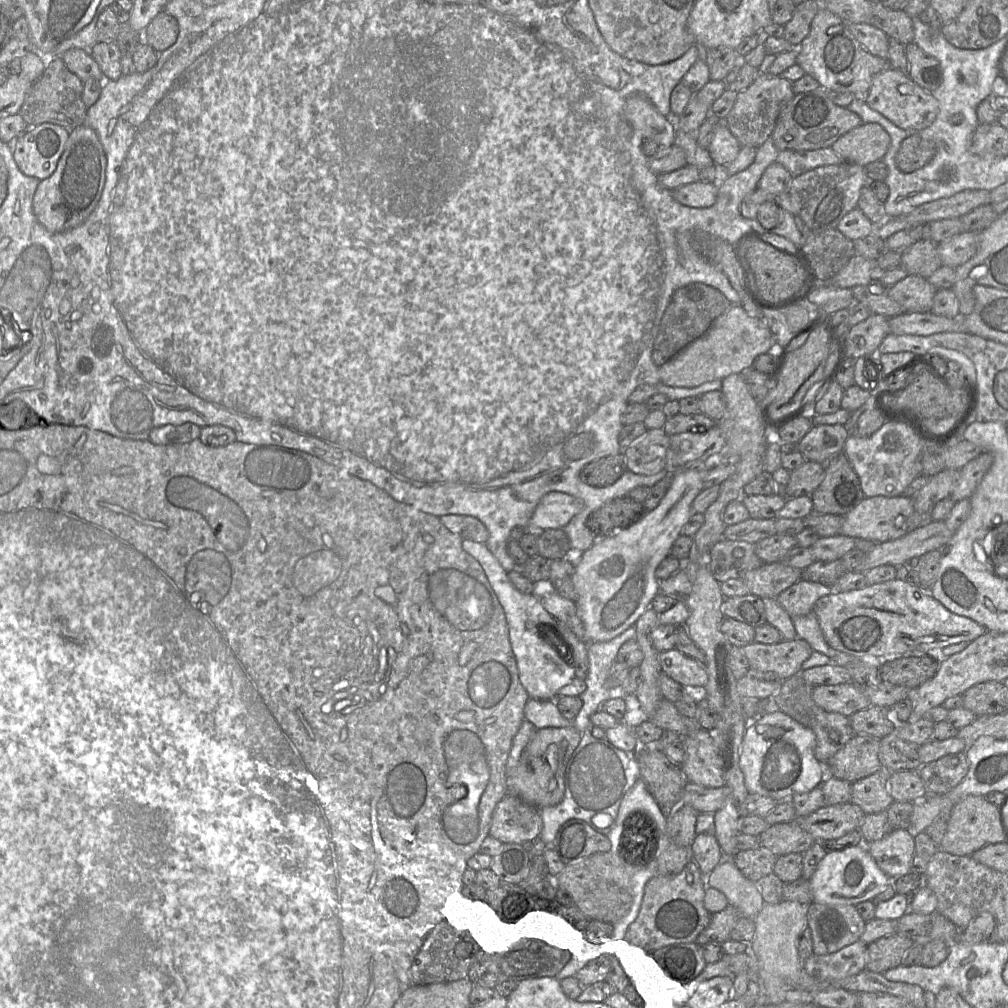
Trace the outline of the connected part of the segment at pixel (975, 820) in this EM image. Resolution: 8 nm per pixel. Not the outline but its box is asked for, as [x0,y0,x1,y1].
[938,795,1003,856]

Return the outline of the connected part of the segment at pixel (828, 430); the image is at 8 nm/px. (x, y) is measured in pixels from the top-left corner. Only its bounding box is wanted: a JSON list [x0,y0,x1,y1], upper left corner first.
[797,424,849,464]

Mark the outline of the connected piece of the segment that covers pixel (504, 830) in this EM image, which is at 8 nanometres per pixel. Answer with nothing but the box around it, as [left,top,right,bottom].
[488,793,541,844]

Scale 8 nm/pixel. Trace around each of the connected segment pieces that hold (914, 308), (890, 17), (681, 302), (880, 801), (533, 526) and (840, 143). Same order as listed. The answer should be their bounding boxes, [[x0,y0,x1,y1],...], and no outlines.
[[888,275,937,312],[871,3,914,46],[652,282,730,367],[851,770,893,814],[528,492,583,531],[831,123,890,167]]

